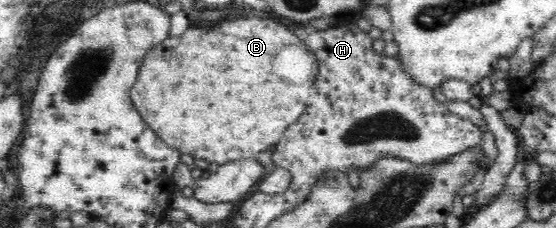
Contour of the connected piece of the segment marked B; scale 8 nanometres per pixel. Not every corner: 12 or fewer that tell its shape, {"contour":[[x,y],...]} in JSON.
{"contour":[[237,19],[145,54],[130,100],[167,146],[256,158],[304,115],[318,63]]}

